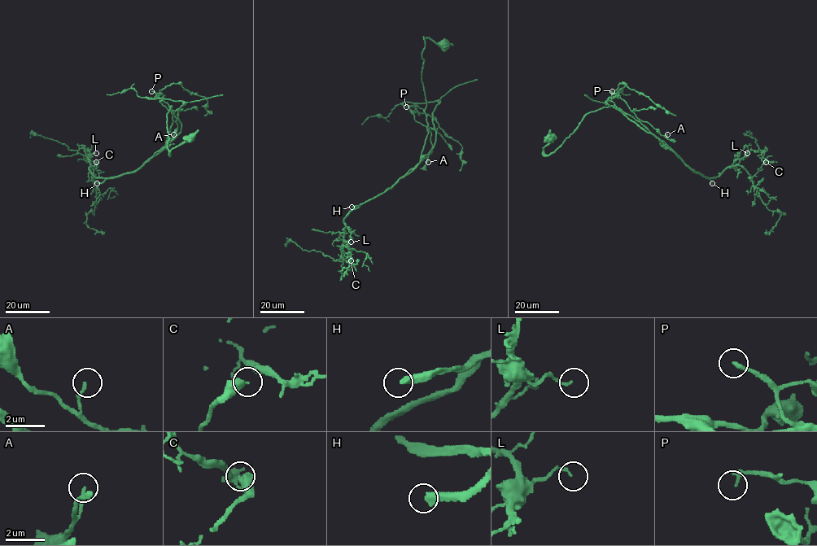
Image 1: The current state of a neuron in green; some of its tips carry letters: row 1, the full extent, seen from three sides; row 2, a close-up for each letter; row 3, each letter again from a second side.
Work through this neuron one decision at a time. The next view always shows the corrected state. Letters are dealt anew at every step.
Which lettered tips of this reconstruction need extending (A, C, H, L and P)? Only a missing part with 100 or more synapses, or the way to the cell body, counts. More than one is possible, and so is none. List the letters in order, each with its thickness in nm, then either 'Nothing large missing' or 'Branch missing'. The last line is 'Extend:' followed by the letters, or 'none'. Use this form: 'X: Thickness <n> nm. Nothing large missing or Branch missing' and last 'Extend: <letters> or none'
A: Thickness 150 nm. Nothing large missing
C: Thickness 320 nm. Nothing large missing
H: Thickness 380 nm. Branch missing
L: Thickness 110 nm. Nothing large missing
P: Thickness 200 nm. Nothing large missing
Extend: H

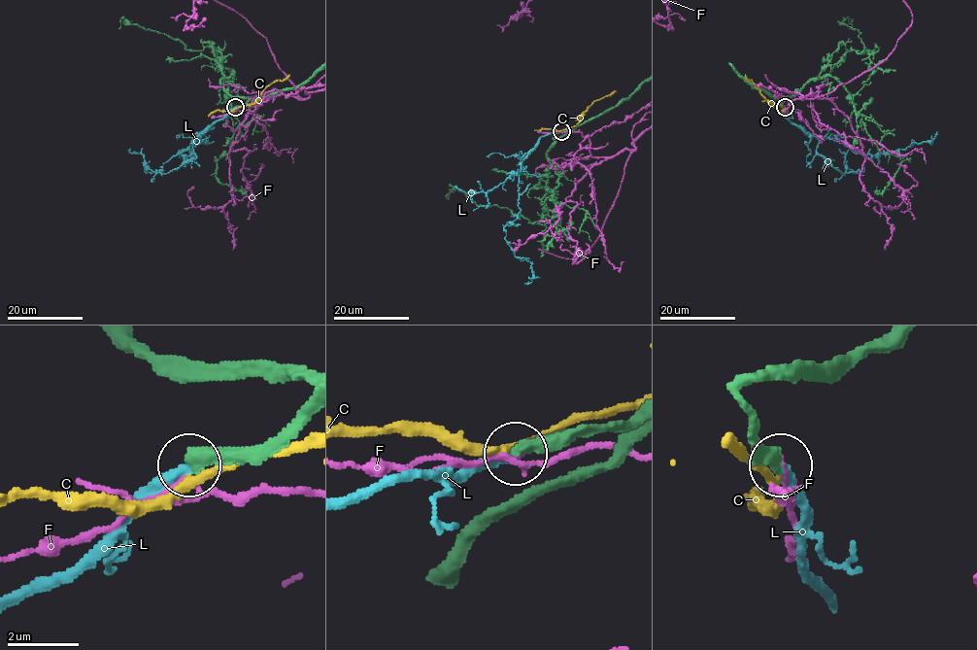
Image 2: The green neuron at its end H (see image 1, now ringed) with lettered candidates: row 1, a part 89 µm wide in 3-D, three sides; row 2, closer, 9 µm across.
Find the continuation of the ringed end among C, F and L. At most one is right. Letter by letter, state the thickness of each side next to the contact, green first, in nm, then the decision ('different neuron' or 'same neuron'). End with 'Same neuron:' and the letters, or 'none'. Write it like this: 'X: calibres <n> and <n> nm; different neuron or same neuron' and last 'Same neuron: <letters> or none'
C: calibres 550 and 200 nm; different neuron
F: calibres 440 and 120 nm; different neuron
L: calibres 440 and 280 nm; same neuron
Same neuron: L

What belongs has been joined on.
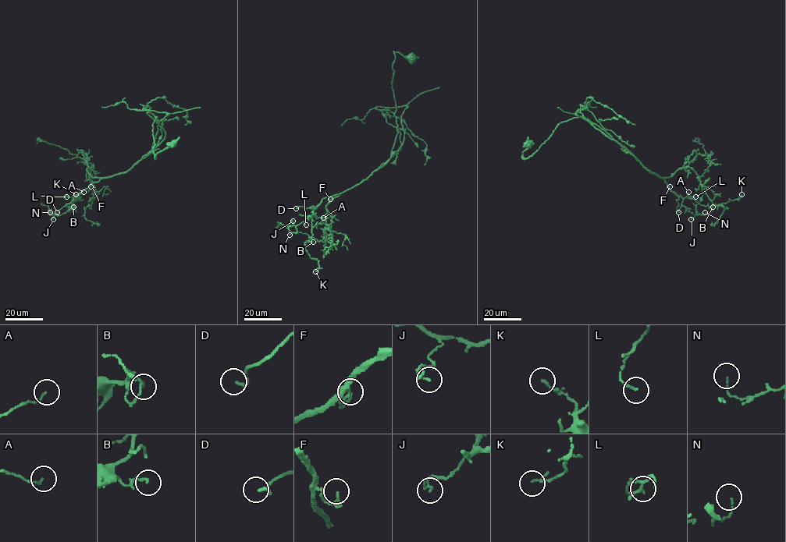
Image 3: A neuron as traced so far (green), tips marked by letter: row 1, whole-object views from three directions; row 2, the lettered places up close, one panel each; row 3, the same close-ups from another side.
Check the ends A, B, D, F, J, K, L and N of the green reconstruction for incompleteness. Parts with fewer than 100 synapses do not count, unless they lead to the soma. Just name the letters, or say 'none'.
none

